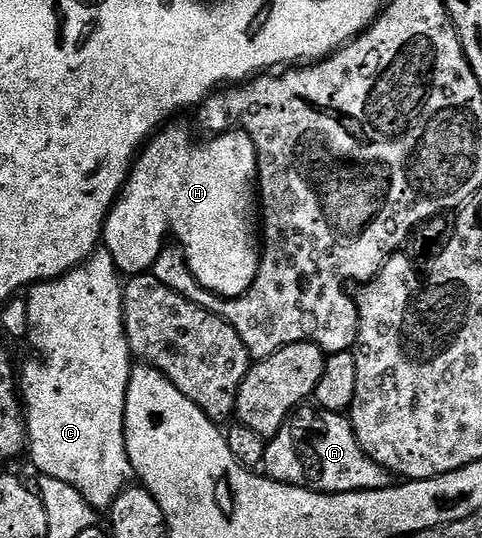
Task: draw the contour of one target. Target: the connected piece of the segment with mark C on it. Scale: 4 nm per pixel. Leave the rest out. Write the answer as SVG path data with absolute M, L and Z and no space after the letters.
M98 248L87 260L78 267L71 269L65 275L54 277L51 281L38 282L26 290L25 298L28 305L28 331L26 340L31 340L31 349L34 352L43 351L47 357L47 365L31 365L27 371L27 396L22 398L23 412L27 423L27 439L29 442L29 457L40 470L42 476L61 479L61 483L69 483L69 487L77 487L90 505L97 511L110 510L111 505L121 495L123 490L132 484L133 474L129 455L125 451L125 431L123 430L123 416L125 415L125 395L129 387L129 379L133 368L131 348L127 342L127 332L123 326L123 286L119 268L113 263L113 255L105 248Z

